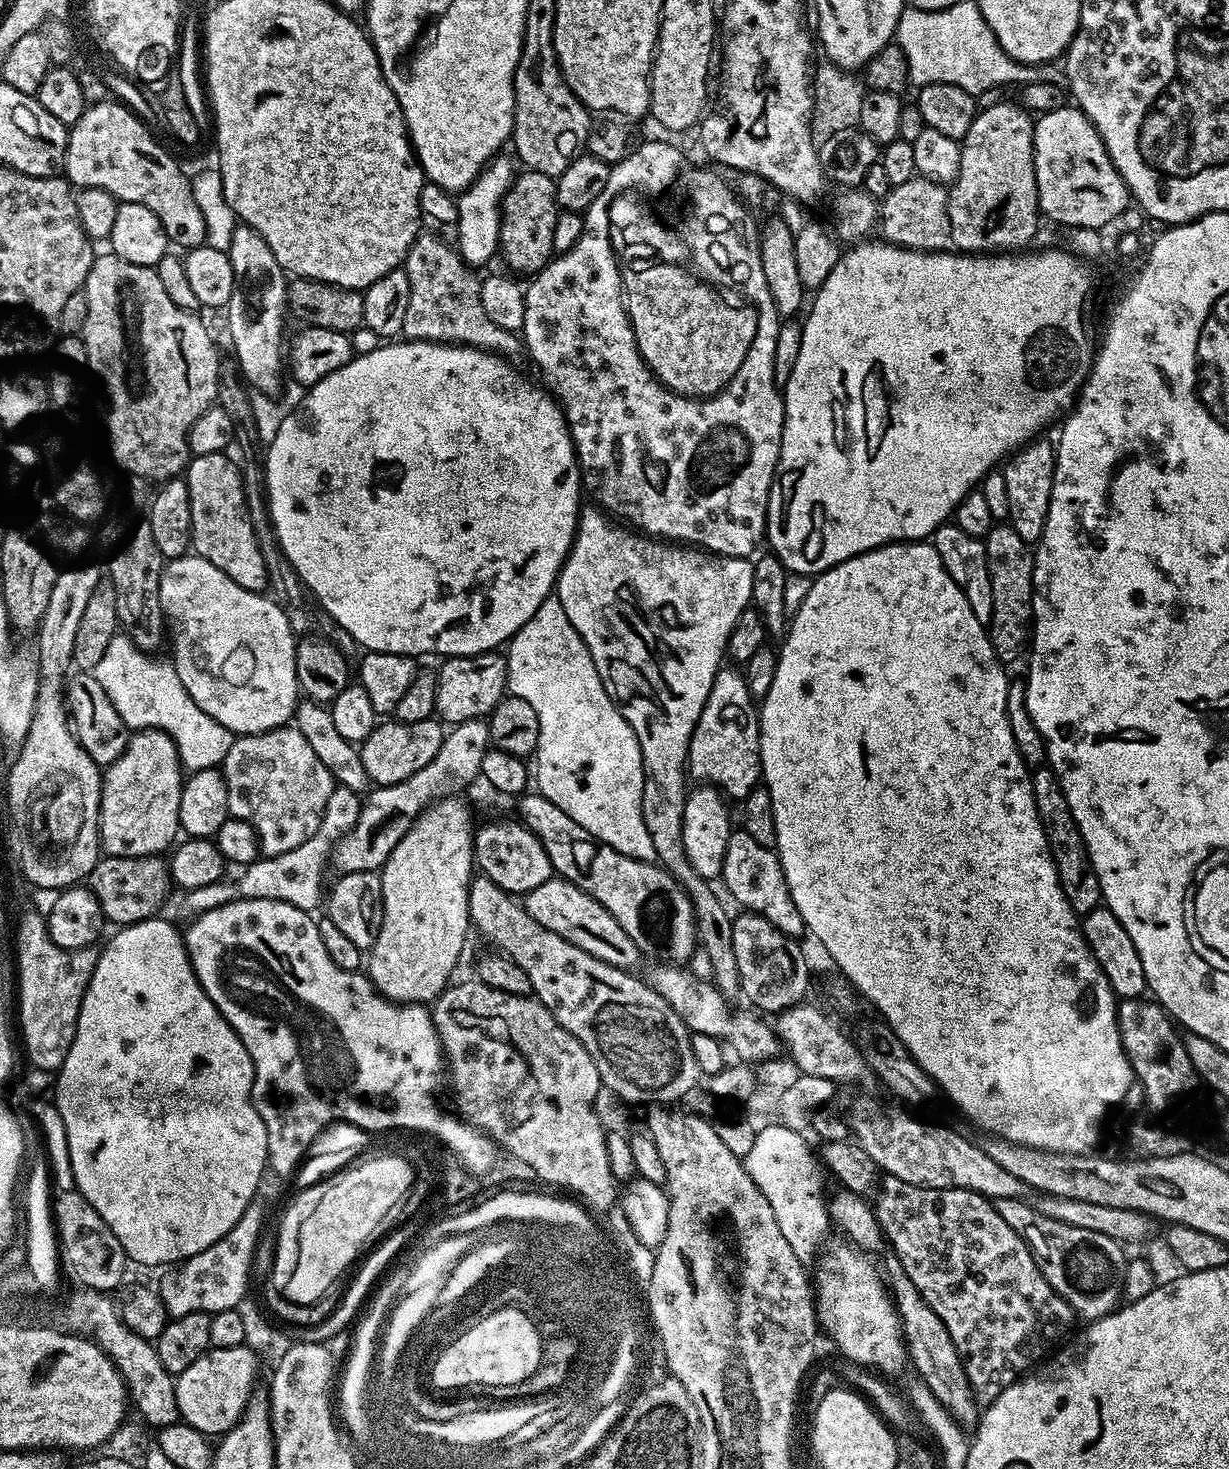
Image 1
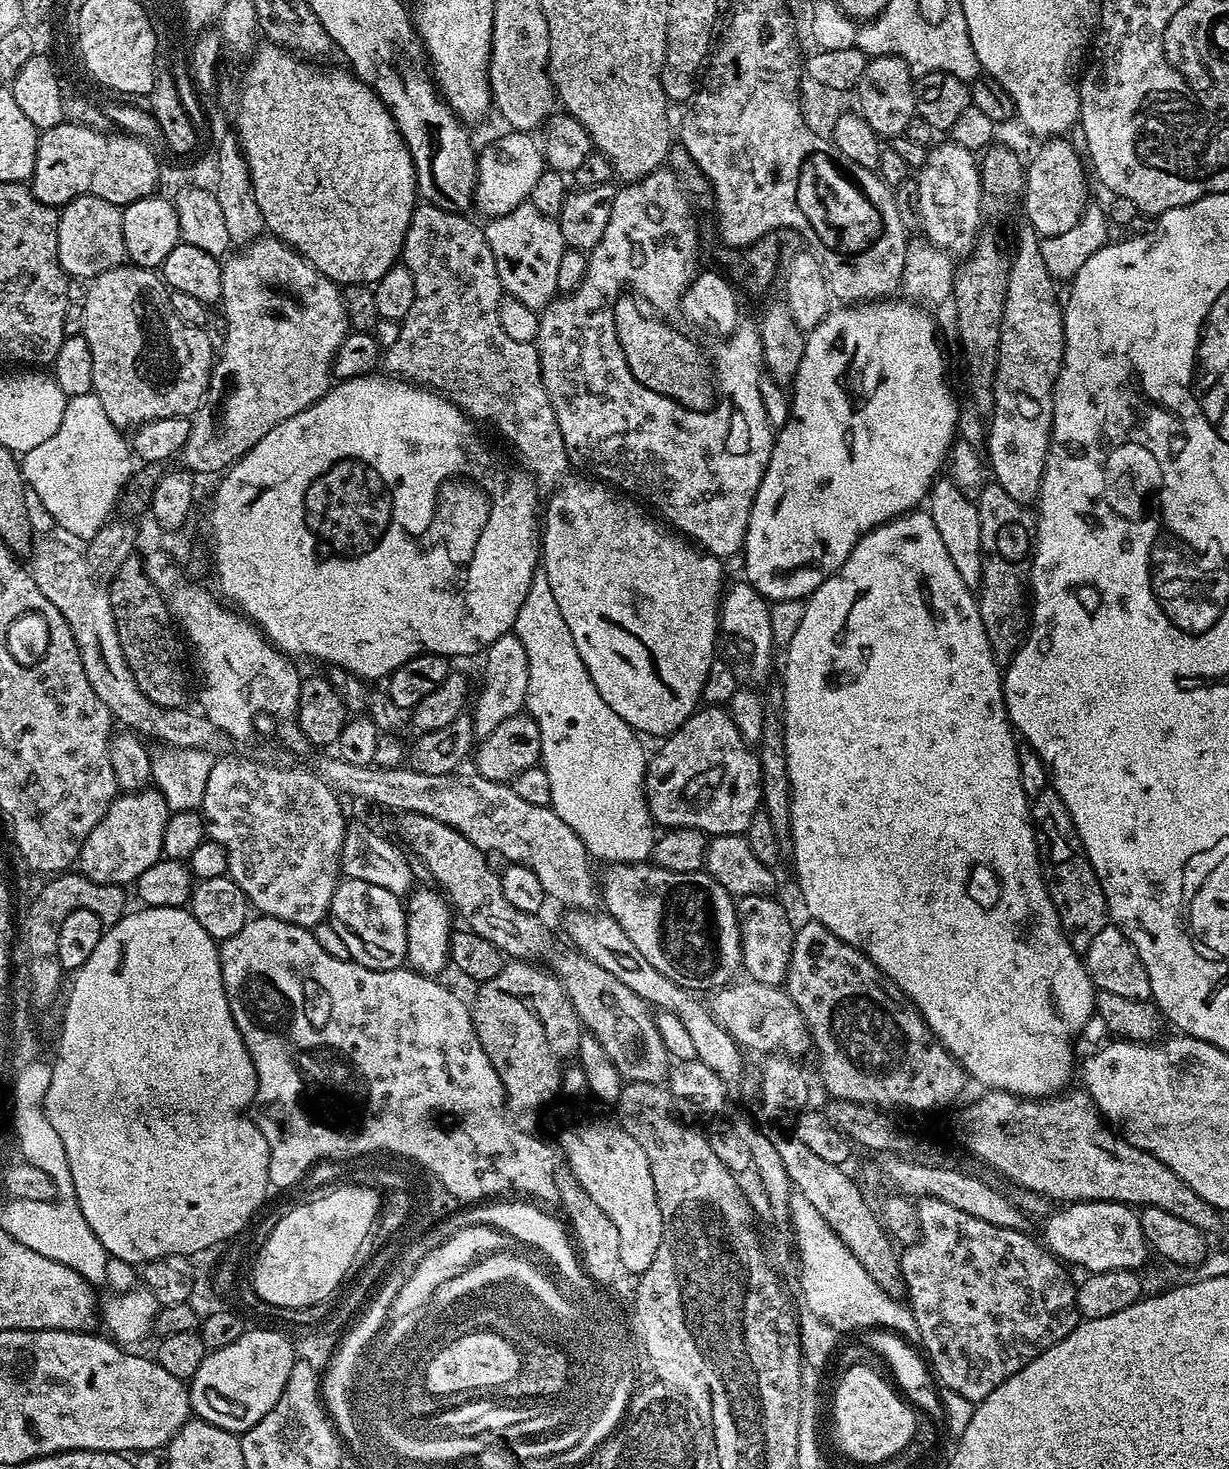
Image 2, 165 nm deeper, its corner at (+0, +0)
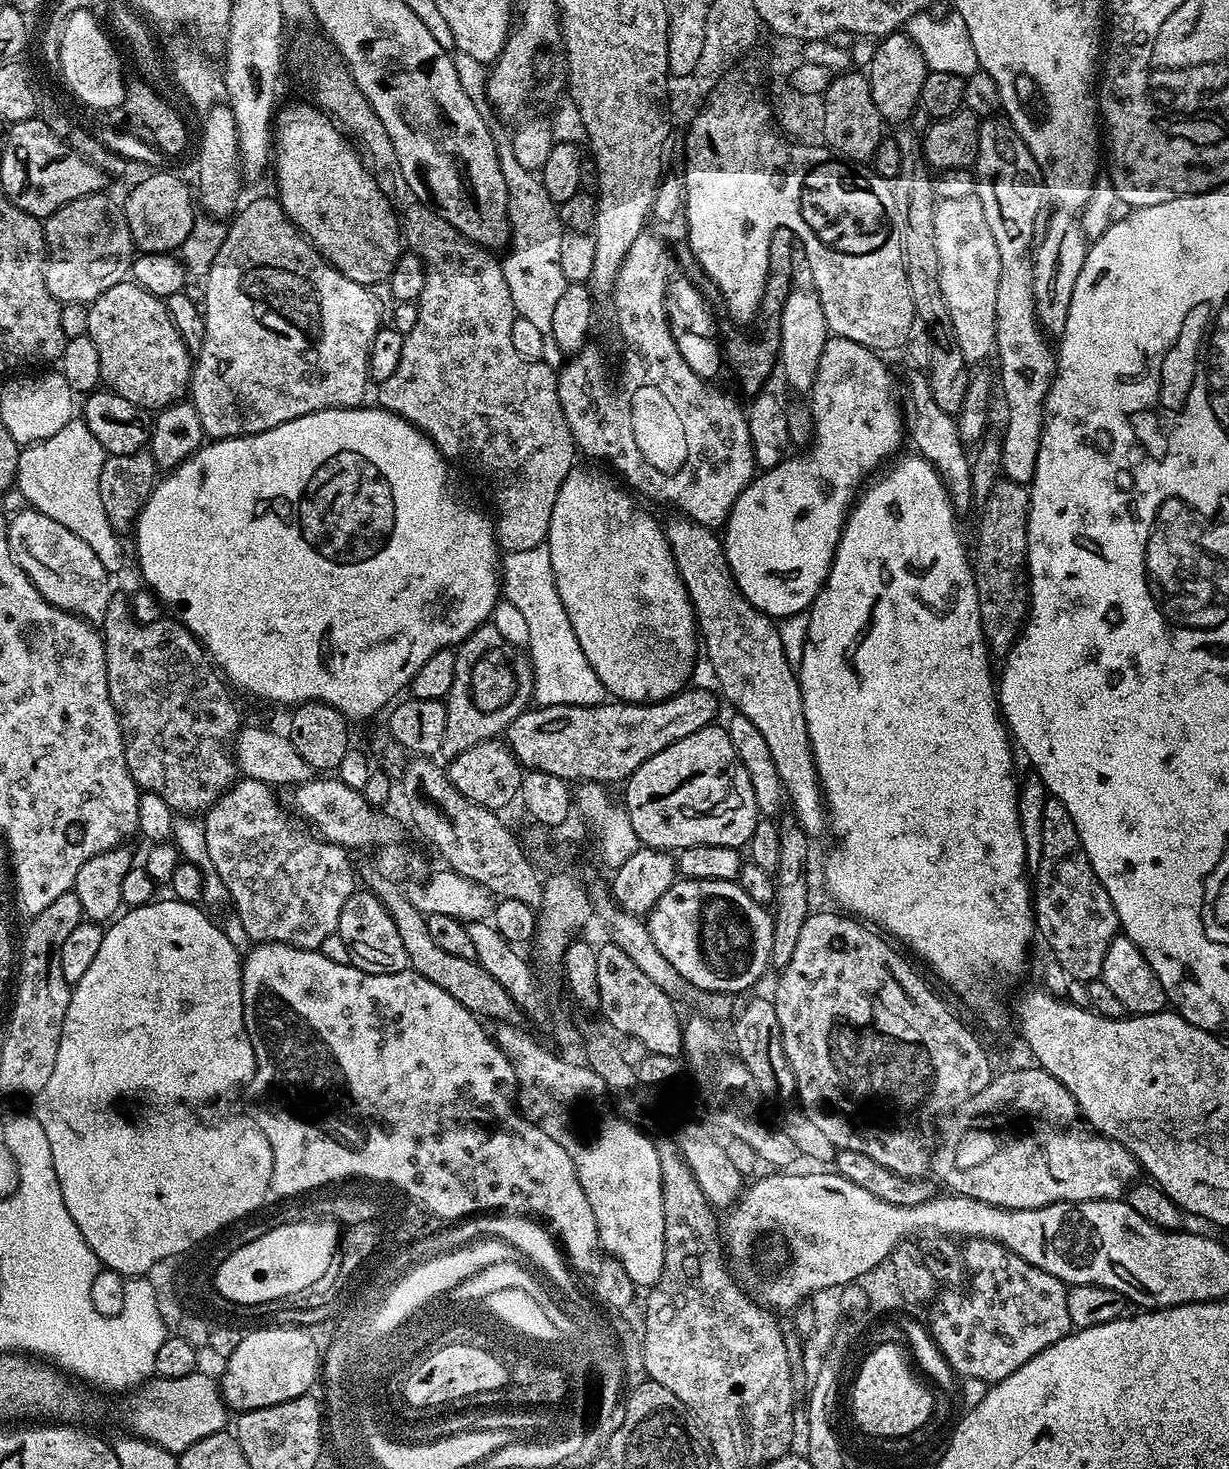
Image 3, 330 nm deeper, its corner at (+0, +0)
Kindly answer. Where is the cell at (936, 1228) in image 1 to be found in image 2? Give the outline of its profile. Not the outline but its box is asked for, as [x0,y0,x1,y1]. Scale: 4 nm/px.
[899,1196,1078,1402]

